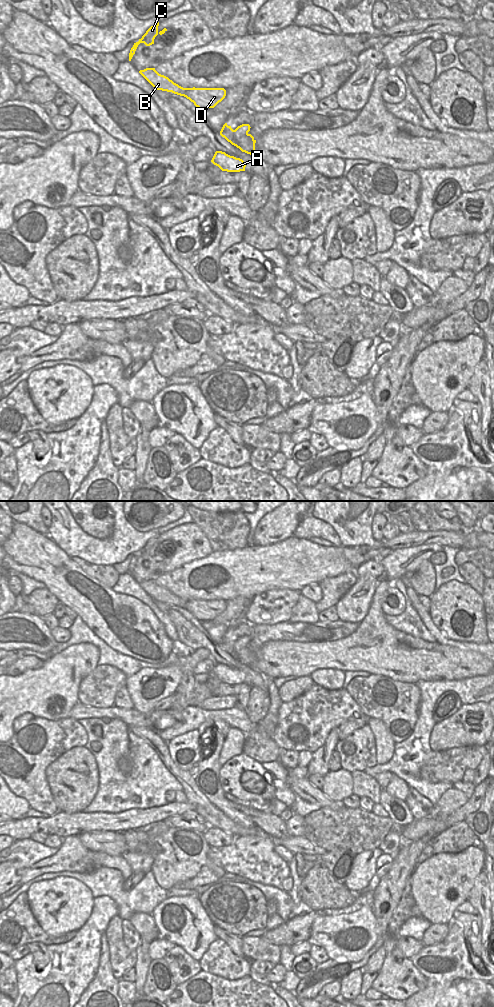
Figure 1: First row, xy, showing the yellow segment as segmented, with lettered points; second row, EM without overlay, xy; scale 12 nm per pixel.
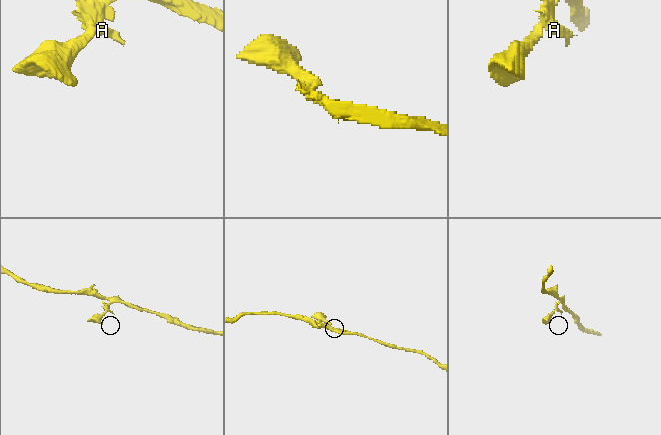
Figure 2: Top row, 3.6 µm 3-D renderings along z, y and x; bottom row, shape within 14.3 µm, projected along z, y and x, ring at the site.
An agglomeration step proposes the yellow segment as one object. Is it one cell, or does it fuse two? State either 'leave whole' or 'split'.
split

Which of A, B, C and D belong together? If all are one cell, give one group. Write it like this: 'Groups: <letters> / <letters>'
Groups: A / B C D

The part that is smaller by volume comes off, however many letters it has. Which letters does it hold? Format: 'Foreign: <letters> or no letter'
Foreign: A

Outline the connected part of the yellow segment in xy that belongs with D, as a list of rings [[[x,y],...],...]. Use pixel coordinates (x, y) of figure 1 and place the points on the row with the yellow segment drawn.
[[[146,68],[139,73],[154,87],[155,90],[172,92],[184,96],[200,110],[214,108],[226,96],[224,88],[183,88],[168,77],[159,74],[155,68]]]

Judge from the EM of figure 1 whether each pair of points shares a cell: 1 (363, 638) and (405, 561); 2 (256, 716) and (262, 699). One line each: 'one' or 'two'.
1: two
2: one

